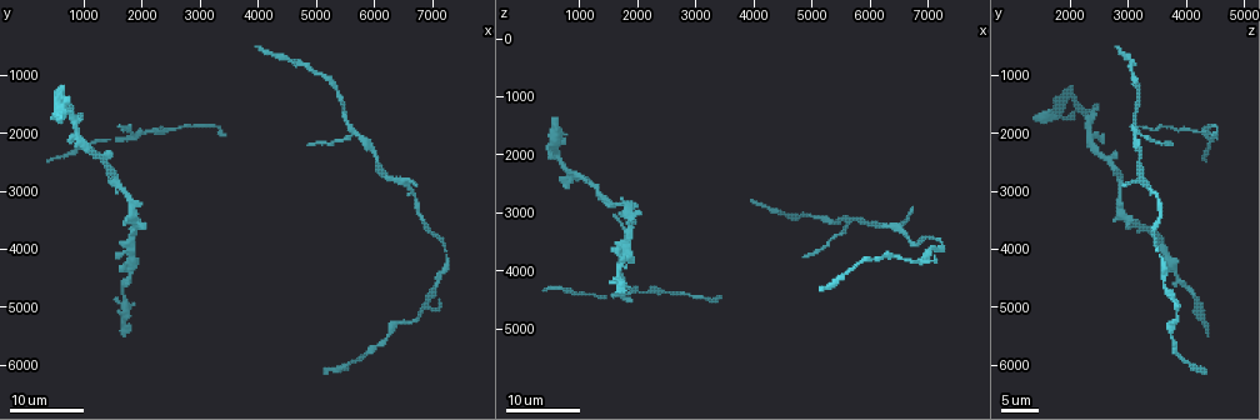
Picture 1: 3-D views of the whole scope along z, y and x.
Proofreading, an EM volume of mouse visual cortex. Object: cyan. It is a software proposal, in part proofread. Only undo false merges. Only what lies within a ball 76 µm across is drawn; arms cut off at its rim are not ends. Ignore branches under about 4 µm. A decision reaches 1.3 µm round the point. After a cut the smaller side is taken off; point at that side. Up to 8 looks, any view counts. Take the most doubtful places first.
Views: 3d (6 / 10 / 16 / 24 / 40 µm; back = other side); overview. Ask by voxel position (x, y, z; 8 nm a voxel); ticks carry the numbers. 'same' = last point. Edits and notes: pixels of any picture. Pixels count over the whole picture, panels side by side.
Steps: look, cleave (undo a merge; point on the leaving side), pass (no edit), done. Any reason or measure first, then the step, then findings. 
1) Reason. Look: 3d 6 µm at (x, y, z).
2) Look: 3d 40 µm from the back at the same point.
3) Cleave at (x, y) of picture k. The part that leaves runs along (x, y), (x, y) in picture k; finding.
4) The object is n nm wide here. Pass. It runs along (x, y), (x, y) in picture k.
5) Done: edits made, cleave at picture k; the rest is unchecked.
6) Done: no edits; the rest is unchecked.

Three arms meet. Look: 3d 16 µm at (1900, 2050, 4350).

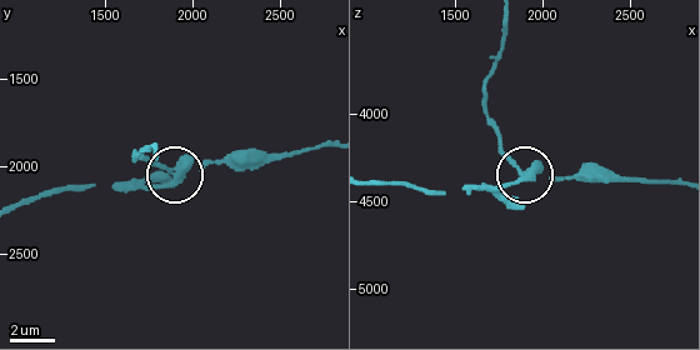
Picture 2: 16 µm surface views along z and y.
Look: 3d 6 µm at (1880, 2060, 4360).

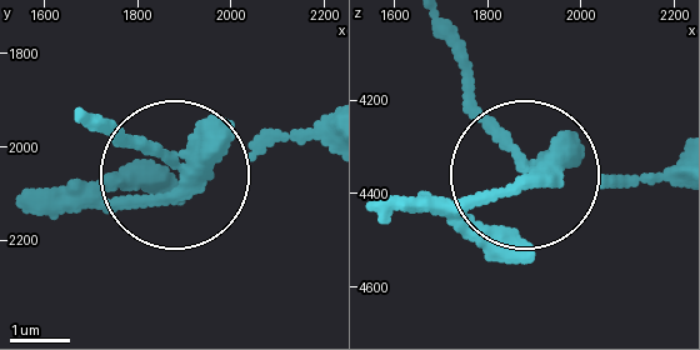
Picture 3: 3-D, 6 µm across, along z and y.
3 arms meet here. Cleave at (121, 145) of picture 3. The part that leaves runs along (180, 166), (95, 126) in picture 3; two cells meet here.

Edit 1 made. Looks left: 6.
Branch point. Look: 3d 24 µm at (1300, 2550, 2700).

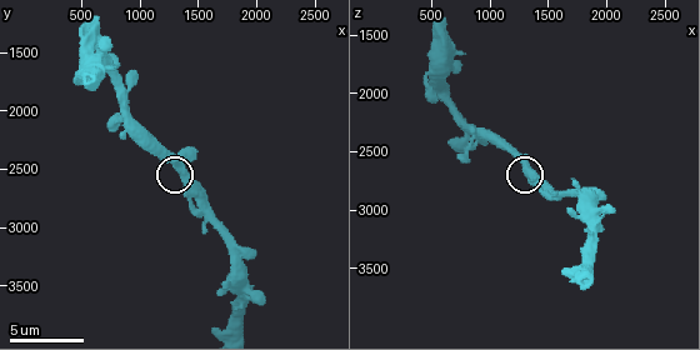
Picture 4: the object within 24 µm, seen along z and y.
Look: 3d 10 µm at (1360, 2500, 2680).

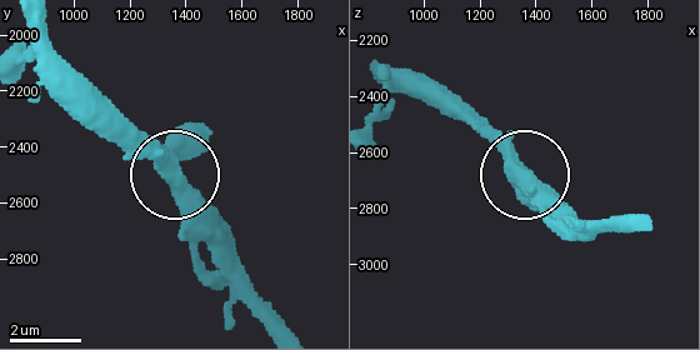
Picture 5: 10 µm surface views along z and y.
Look: 3d 10 µm from the back at (1350, 2510, 2680).

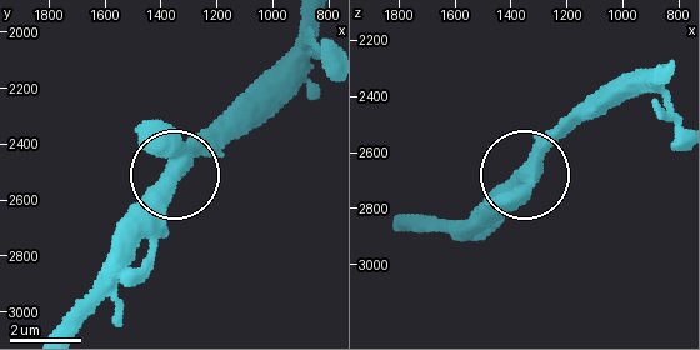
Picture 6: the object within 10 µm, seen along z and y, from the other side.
3 arms meet here. Pass. Continuous, no second cell.

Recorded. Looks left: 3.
Calibre changes. Look: 3d 16 µm at (6400, 5300, 3700).

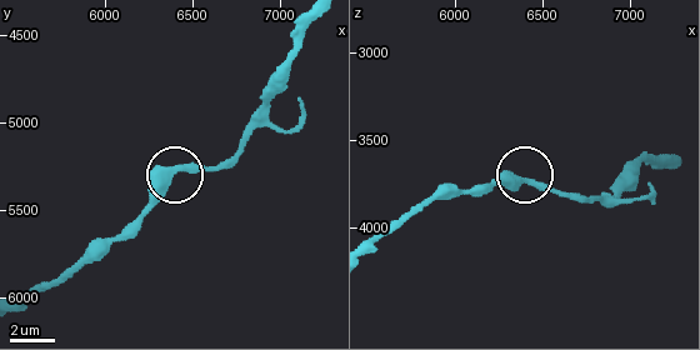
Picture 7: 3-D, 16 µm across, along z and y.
Zoom in. Look: 3d 6 µm at (6440, 5260, 3740).

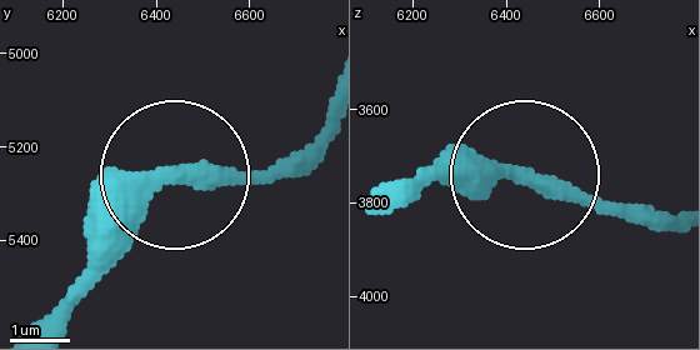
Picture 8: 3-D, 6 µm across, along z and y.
The object is 330 nm wide here. Pass. It runs along (326, 126), (266, 166), (178, 176), (78, 285) in picture 8; continuous, no second cell.

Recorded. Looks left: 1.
Done: edits made, cleave at picture 3; the rest is unchecked.

